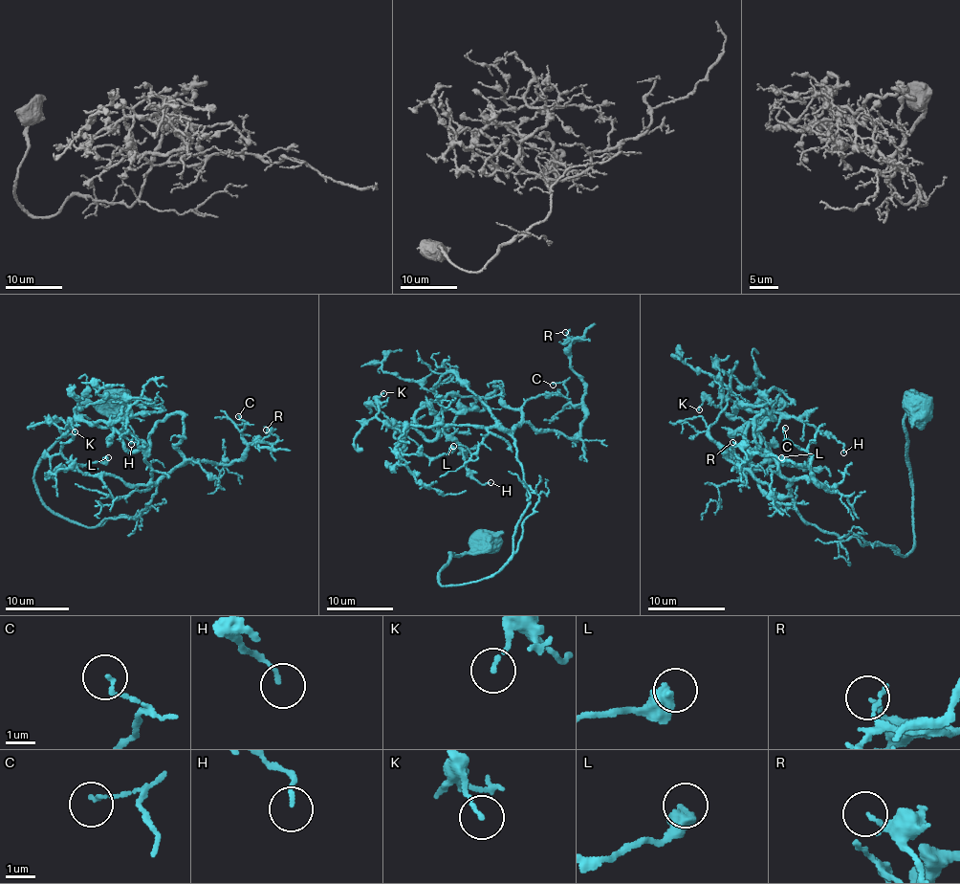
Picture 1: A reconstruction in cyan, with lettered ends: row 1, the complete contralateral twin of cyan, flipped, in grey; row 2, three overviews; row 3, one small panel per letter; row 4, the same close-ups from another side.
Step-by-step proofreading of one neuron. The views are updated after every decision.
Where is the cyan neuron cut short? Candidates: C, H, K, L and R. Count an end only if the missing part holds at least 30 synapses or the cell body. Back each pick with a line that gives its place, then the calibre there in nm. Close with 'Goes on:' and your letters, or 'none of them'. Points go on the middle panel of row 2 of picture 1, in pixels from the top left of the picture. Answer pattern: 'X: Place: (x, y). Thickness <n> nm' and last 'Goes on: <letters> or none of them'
Goes on: none of them

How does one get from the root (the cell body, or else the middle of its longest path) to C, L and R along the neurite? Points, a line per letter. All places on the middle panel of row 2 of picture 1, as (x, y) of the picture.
C: (489, 546), (451, 552), (438, 585), (511, 556), (529, 500), (512, 435), (577, 437), (584, 418), (553, 385)
L: (489, 546), (451, 552), (438, 585), (500, 569), (529, 500), (496, 428), (407, 426), (398, 464), (453, 446)
R: (489, 546), (438, 585), (511, 556), (516, 427), (579, 434), (565, 332)

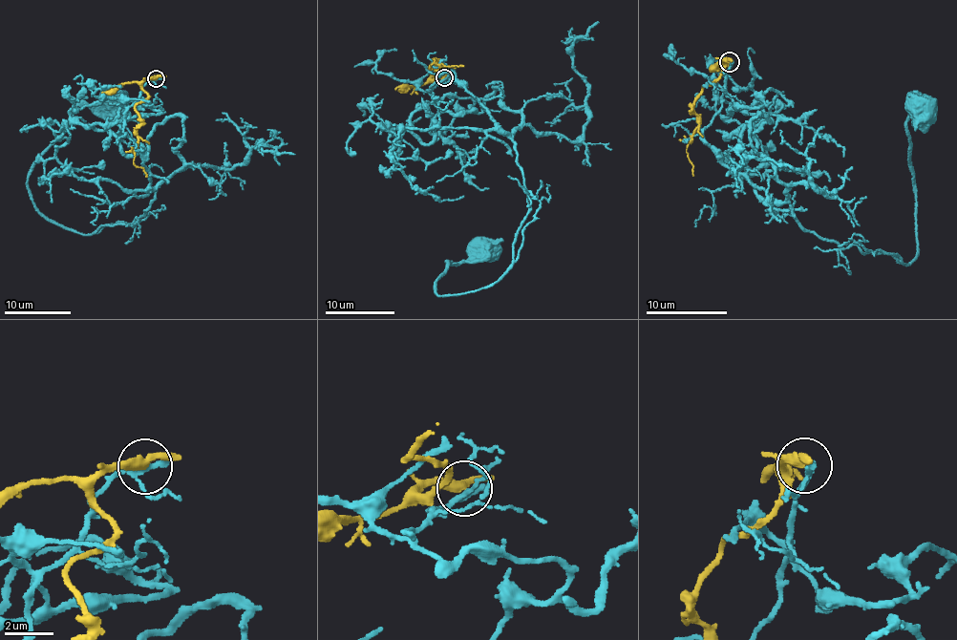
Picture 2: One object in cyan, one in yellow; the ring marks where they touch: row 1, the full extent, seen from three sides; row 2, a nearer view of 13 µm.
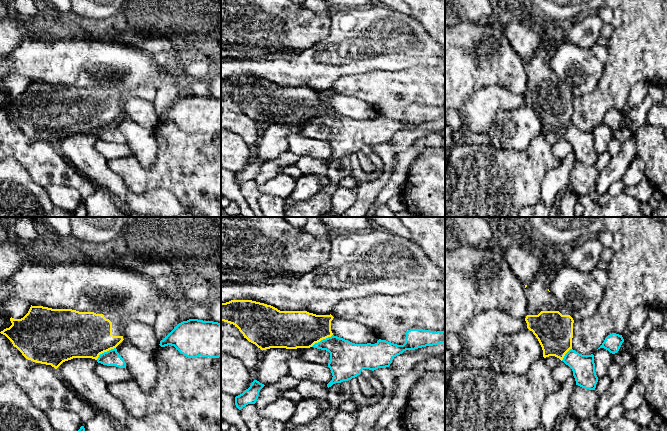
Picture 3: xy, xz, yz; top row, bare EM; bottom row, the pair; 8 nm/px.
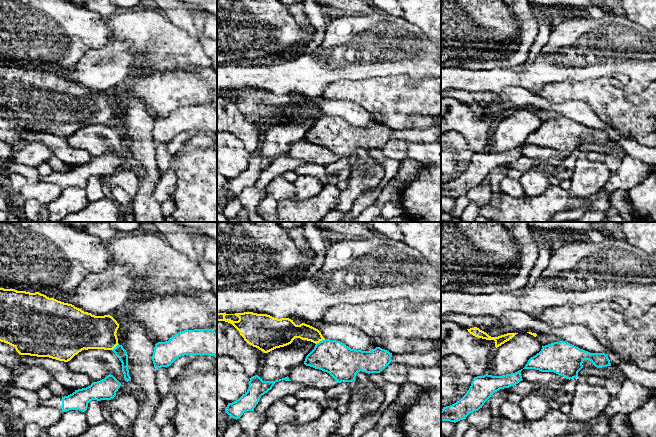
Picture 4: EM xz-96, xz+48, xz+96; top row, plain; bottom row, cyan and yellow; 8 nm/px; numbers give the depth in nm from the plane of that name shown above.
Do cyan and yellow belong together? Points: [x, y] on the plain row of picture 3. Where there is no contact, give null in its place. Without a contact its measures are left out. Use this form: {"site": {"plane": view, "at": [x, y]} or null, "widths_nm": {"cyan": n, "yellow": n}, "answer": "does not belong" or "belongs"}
{"site": {"plane": "xy", "at": [105, 128]}, "widths_nm": {"cyan": 130, "yellow": 360}, "answer": "does not belong"}

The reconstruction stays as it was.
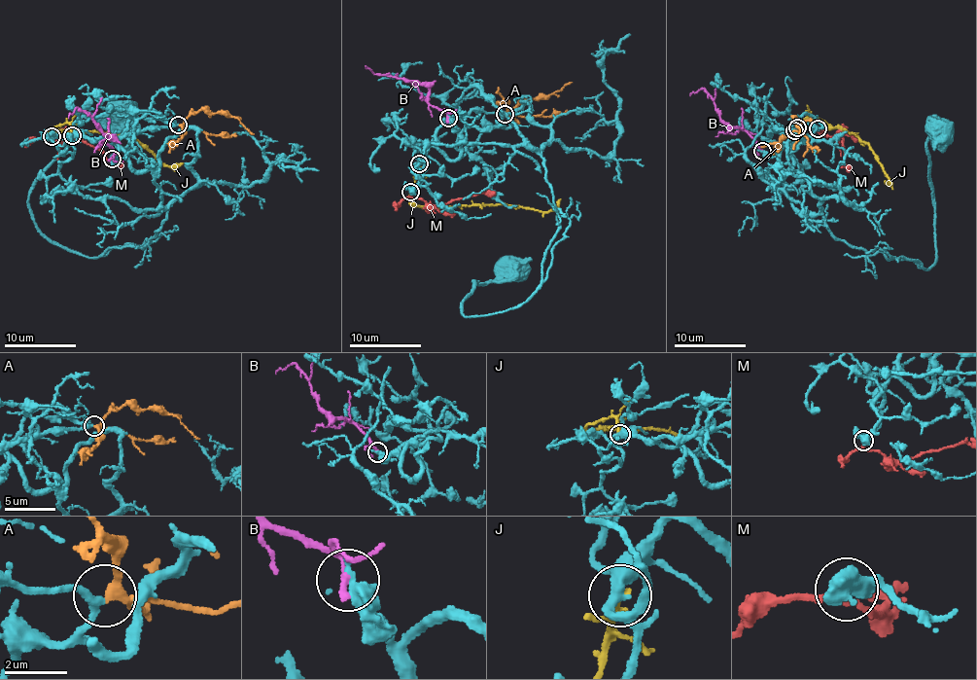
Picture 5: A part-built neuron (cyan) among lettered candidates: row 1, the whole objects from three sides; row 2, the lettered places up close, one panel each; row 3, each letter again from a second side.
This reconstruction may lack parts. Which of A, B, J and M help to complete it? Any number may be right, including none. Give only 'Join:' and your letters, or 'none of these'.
Join: A, M

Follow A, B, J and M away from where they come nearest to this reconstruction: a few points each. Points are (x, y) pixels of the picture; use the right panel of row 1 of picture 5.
A: (793, 131), (804, 125), (795, 120), (802, 125), (794, 150)
B: (762, 151), (746, 132), (720, 118), (704, 89), (690, 95)
J: (797, 127), (807, 117), (814, 116), (868, 142), (889, 181), (888, 184), (886, 181)
M: (818, 128), (830, 136), (836, 133), (843, 135), (844, 162), (848, 170)

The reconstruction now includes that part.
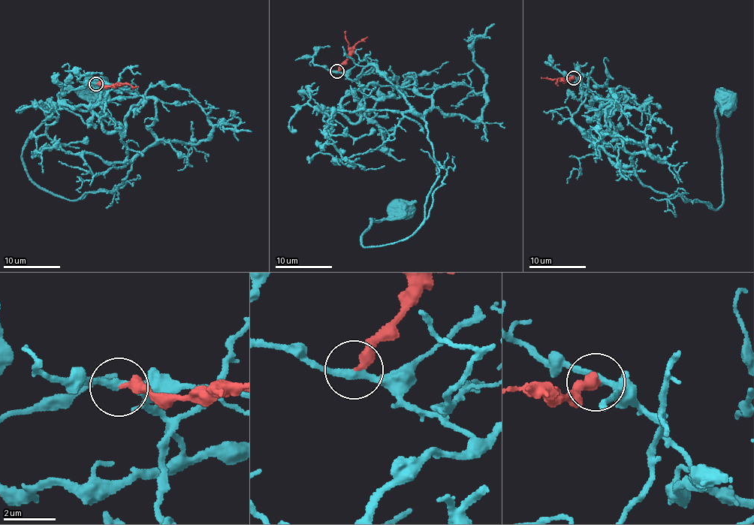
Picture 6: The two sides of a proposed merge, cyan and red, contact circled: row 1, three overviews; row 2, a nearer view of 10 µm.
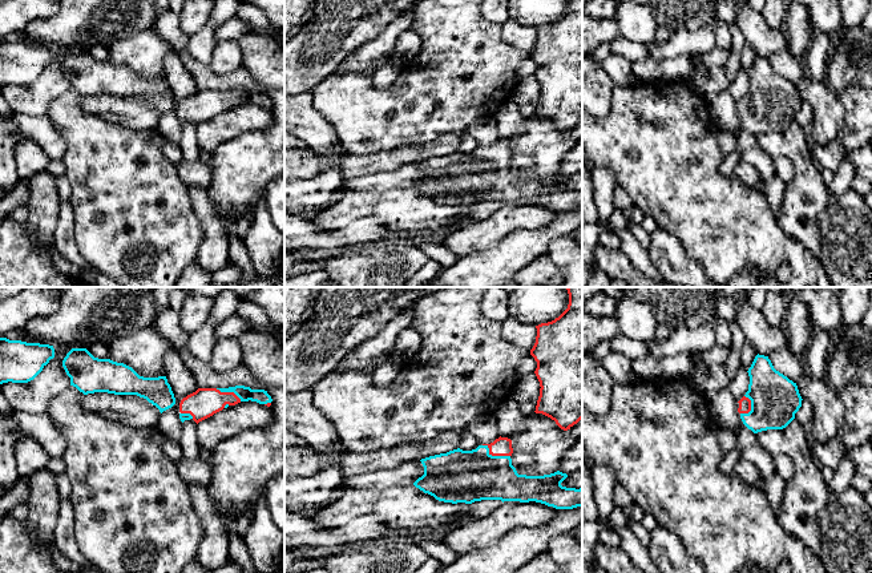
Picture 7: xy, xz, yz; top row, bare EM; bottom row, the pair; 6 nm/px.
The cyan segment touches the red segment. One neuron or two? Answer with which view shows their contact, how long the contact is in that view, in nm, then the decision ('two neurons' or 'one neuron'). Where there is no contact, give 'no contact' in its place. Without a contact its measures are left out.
xz | 180 nm | one neuron

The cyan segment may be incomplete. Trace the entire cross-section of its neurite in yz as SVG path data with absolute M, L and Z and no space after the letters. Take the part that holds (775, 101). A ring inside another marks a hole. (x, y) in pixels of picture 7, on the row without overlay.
M756 57L748 70L750 86L738 104L743 126L754 136L783 132L802 109L796 85L776 73L764 57Z

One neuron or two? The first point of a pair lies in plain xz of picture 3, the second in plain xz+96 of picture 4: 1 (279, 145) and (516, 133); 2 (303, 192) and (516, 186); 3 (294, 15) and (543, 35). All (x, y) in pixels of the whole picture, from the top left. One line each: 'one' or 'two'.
1: one
2: two
3: two

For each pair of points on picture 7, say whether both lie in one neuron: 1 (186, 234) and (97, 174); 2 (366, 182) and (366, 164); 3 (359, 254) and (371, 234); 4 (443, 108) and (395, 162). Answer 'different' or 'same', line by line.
1: same
2: different
3: different
4: different

